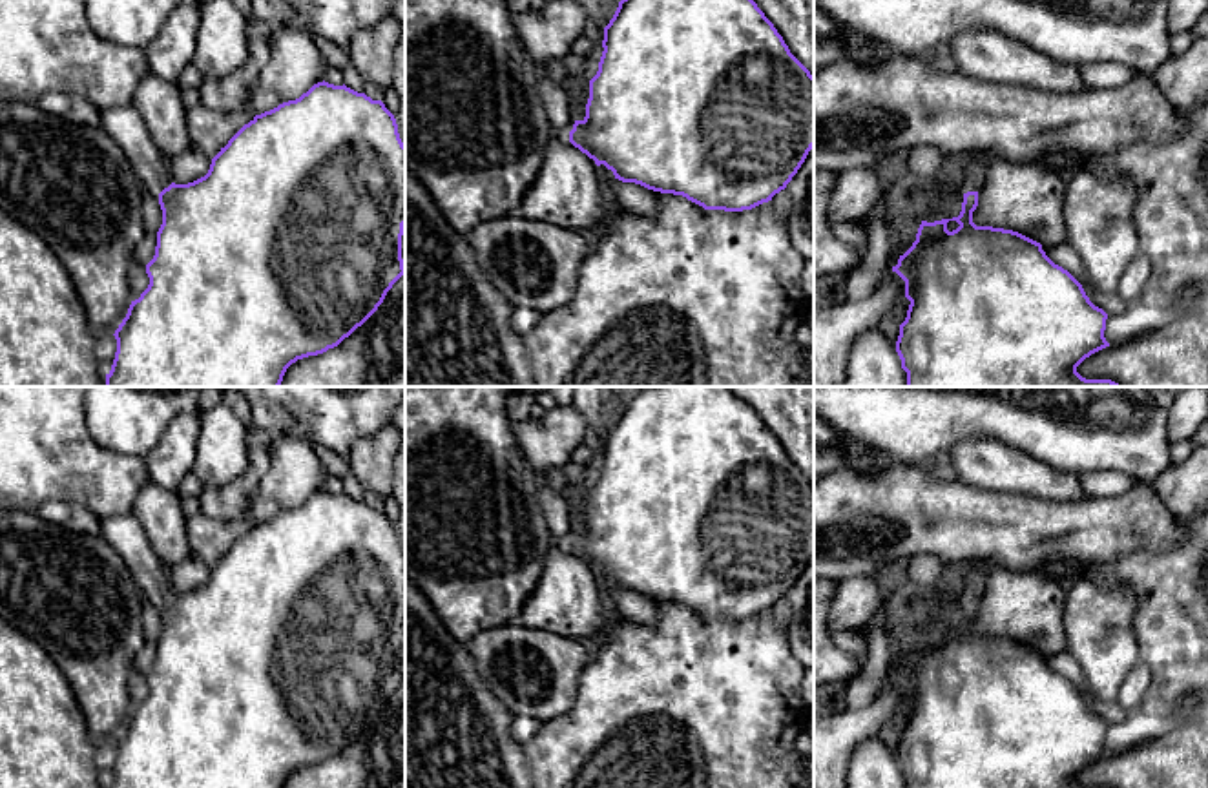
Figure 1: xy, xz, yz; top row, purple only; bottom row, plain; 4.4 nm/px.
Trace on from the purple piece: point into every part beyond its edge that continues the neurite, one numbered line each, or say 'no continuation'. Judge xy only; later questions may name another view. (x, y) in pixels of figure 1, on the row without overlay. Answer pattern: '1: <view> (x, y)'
1: xy (123, 531)

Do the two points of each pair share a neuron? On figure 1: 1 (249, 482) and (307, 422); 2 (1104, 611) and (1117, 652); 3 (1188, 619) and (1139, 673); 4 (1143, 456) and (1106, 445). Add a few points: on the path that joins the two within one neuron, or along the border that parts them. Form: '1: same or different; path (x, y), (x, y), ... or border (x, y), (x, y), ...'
1: same; path (260, 462), (260, 445), (287, 422)
2: same; path (1103, 621), (1103, 637), (1108, 642)
3: different; border (1141, 659), (1148, 670), (1150, 684), (1139, 706)
4: same; path (1134, 447), (1115, 445)

